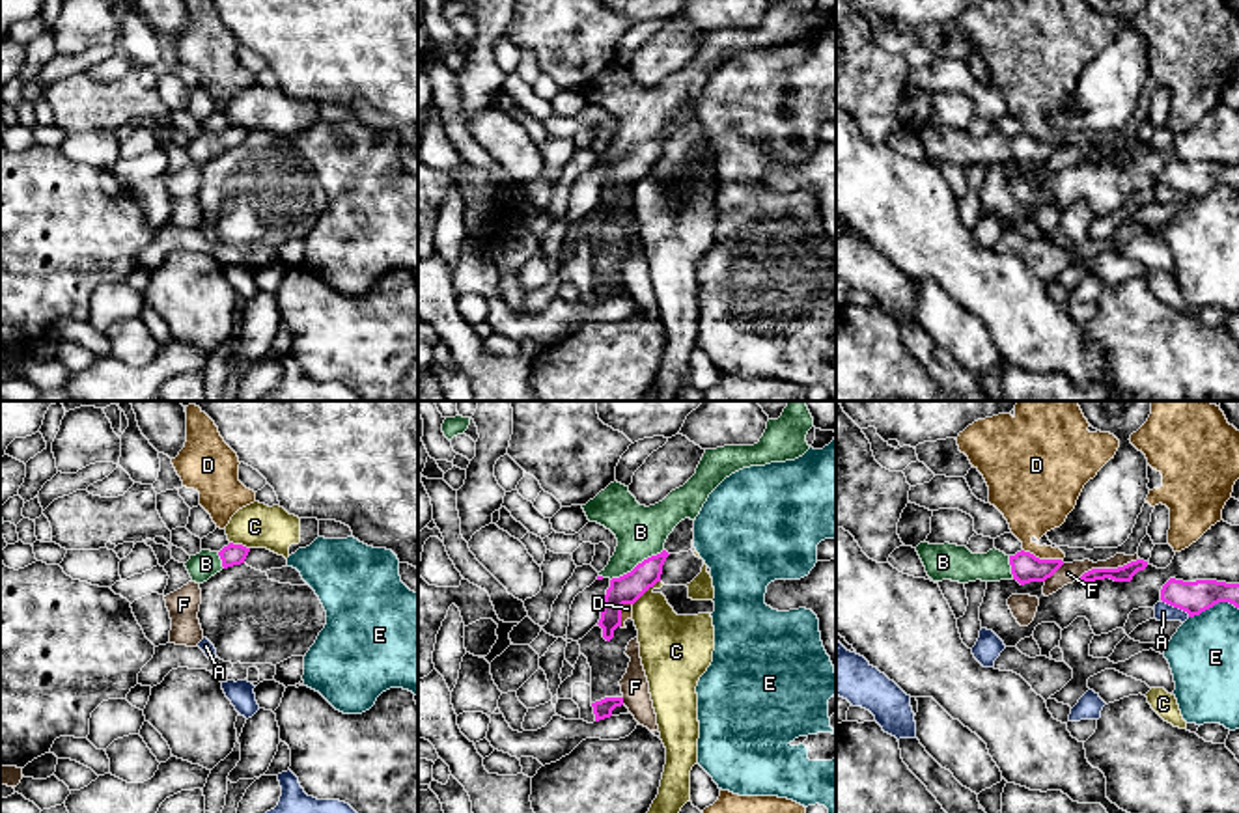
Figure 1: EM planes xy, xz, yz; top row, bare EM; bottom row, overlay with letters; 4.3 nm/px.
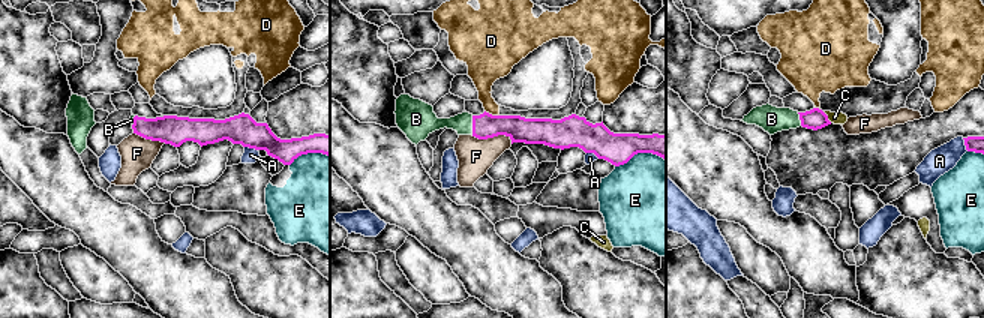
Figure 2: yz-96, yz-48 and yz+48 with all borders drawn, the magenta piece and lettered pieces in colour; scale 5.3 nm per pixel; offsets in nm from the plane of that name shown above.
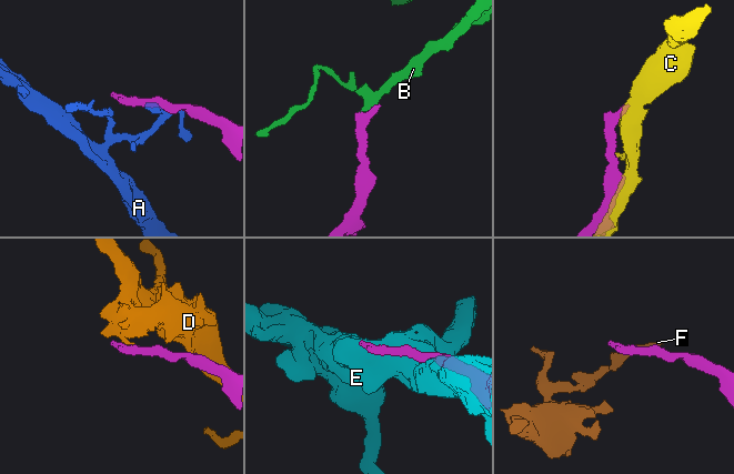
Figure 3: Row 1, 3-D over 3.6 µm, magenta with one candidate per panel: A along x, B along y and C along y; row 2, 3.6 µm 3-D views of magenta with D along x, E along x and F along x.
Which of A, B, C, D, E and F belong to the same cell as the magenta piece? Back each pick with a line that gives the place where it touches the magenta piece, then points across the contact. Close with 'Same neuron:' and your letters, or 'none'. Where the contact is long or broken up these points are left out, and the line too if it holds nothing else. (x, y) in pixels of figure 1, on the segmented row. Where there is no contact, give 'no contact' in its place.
B: meets magenta in xz at (639, 564); runs through xz (626, 590), (631, 571), (639, 564), (640, 532)
Same neuron: B

